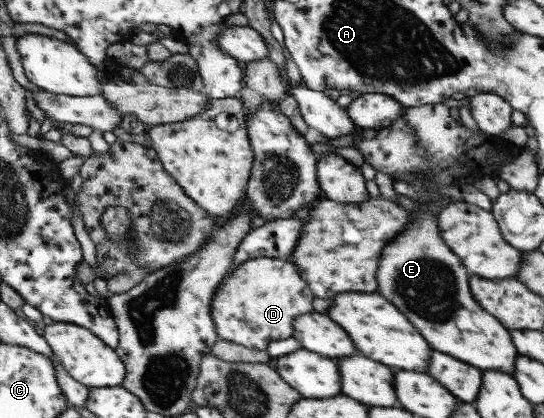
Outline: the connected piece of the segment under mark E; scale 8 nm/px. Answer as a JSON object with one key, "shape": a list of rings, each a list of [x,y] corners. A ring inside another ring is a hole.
{"shape":[[[426,210],[414,212],[414,224],[385,248],[377,277],[380,293],[422,328],[422,336],[434,344],[434,349],[481,370],[511,375],[518,359],[513,338],[497,317],[487,313],[472,295],[466,266],[441,236],[438,220],[434,222],[438,216]]]}

